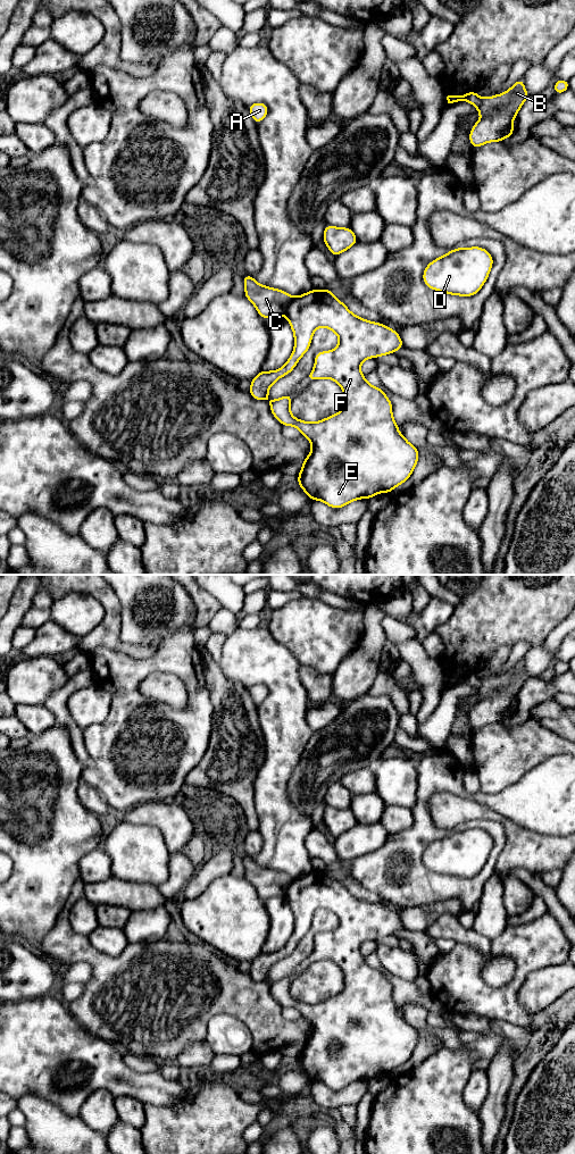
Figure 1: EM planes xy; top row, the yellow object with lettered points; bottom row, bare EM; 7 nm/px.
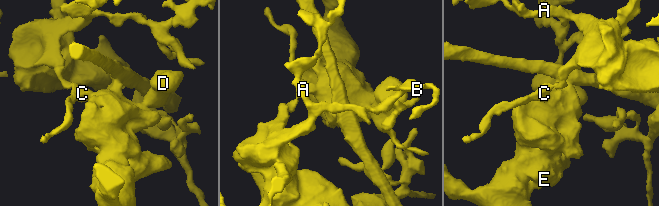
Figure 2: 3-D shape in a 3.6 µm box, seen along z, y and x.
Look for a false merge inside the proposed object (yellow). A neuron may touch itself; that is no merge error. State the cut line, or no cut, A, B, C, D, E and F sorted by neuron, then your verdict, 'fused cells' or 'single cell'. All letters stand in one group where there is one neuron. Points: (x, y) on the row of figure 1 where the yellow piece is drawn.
cut xy (293, 298), (284, 315); groups A B C / D E F; fused cells

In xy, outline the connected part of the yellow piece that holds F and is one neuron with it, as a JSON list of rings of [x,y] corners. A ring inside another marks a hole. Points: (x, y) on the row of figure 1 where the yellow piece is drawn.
[[[311,290],[302,295],[293,298],[285,311],[286,319],[294,333],[294,350],[289,360],[281,369],[273,371],[261,370],[251,379],[249,388],[250,395],[257,400],[267,400],[273,416],[283,426],[294,426],[301,435],[308,438],[312,445],[311,452],[303,460],[302,468],[298,476],[298,486],[300,486],[311,500],[319,500],[333,509],[340,509],[358,499],[370,499],[376,494],[386,492],[391,494],[392,490],[408,480],[414,471],[419,458],[418,449],[411,445],[405,436],[398,432],[399,425],[392,416],[392,403],[384,391],[367,383],[366,377],[360,373],[360,365],[369,358],[378,358],[403,349],[400,335],[397,331],[388,328],[381,323],[374,323],[355,316],[343,302],[338,300],[332,290]],[[326,327],[333,331],[340,340],[339,345],[332,351],[320,351],[315,356],[315,367],[306,377],[309,382],[319,378],[330,378],[336,382],[344,392],[343,409],[323,420],[307,423],[294,418],[290,411],[290,404],[293,395],[288,394],[277,400],[269,400],[268,390],[281,377],[289,375],[301,357],[308,351],[312,335],[316,328]]]

